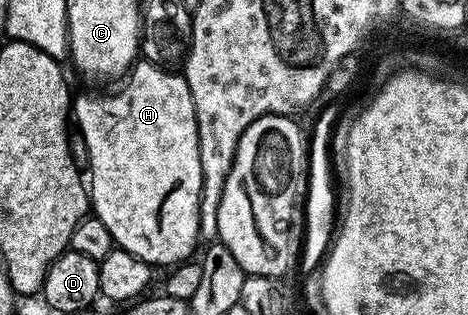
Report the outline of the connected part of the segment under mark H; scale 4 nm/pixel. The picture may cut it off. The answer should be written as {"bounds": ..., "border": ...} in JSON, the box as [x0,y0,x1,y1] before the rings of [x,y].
{"bounds":[72,59,202,267],"border":[[[145,59],[135,64],[121,85],[119,93],[106,93],[103,97],[98,93],[82,93],[72,101],[72,117],[76,125],[78,121],[90,160],[88,192],[92,213],[112,231],[117,248],[144,259],[152,267],[175,267],[191,260],[194,248],[200,245],[202,168],[192,91],[188,91],[181,72],[162,69]]]}

